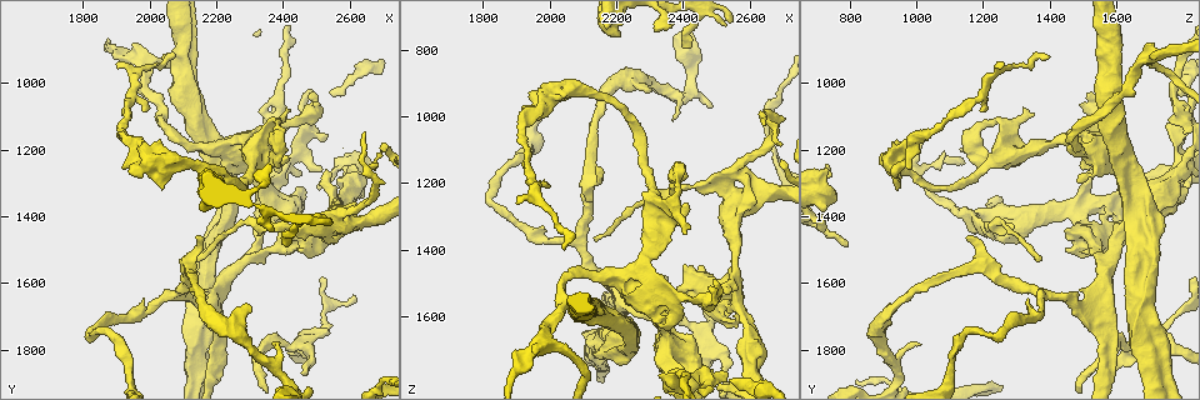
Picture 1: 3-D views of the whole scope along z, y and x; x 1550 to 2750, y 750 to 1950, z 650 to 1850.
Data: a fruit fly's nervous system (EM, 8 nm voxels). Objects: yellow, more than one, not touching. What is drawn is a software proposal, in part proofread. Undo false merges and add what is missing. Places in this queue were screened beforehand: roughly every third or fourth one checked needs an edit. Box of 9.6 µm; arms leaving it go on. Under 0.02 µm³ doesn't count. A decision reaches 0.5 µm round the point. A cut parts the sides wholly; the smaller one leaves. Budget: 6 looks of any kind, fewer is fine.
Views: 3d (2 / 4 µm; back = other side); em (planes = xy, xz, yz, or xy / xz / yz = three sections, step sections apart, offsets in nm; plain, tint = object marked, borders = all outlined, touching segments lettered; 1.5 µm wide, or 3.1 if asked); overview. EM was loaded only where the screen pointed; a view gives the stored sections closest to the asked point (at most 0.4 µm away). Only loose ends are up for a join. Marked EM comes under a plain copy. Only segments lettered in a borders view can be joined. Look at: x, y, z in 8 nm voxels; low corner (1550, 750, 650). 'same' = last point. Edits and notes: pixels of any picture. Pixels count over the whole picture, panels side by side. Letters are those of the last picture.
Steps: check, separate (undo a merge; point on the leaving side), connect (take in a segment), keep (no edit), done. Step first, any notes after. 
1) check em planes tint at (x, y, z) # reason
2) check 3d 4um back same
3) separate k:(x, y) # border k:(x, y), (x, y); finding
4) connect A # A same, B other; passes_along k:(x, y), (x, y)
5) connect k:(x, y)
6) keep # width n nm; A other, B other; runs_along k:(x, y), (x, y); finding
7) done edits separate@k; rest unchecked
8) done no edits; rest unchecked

check 3d 2um at (2480, 1040, 1510) # branch stops here

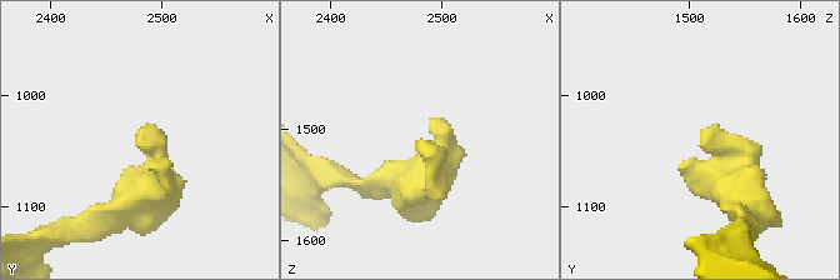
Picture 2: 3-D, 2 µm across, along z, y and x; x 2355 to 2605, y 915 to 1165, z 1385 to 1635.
check em planes borders at (2476, 1040, 1510) # need the tissue

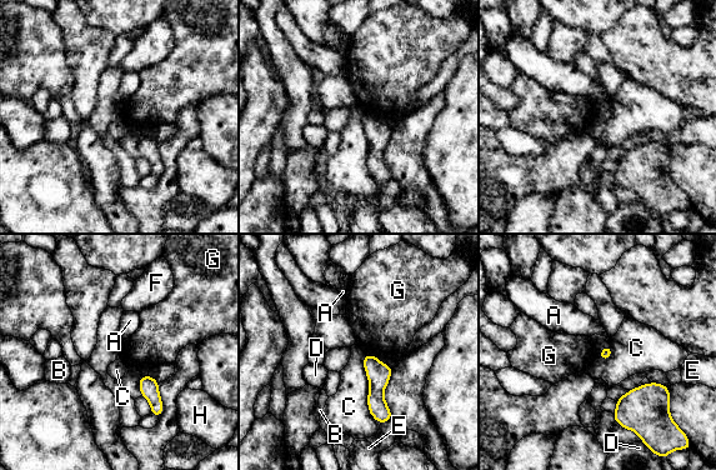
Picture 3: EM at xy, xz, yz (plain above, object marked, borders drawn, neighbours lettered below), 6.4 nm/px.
keep # A other, B other, C other, D other, E other, F other, G other, H other; border 3:(365, 353), (375, 355); no lettered segment goes on from it

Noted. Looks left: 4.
check 3d 4um at (2680, 1210, 1090) # thin end

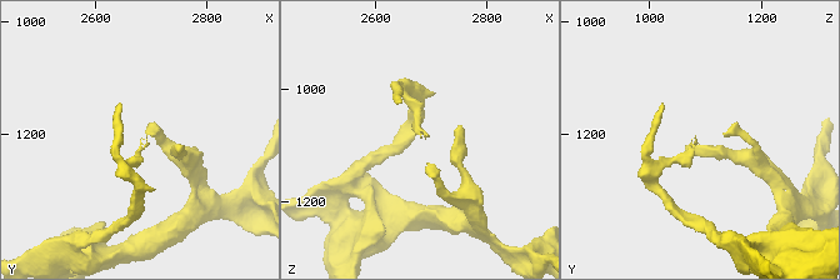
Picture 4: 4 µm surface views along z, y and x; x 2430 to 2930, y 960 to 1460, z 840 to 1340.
check em planes borders at (2675, 1205, 1085)

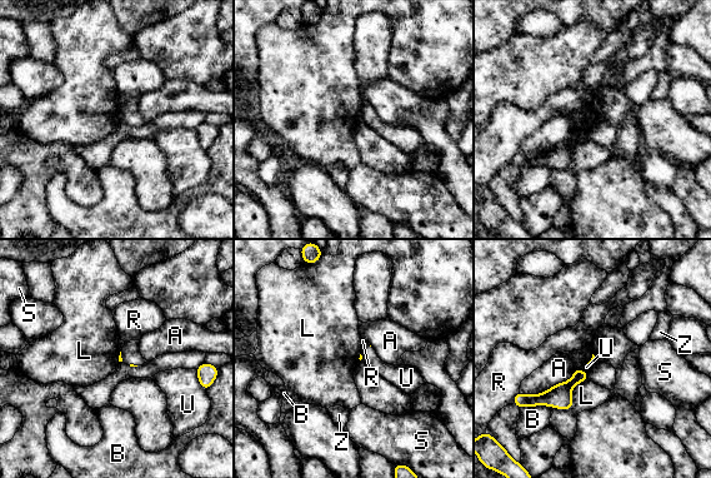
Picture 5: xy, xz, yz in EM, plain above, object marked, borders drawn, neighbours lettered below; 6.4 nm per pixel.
keep # A other, B other, L other, R other, S other, U other, Z other; no lettered segment goes on from it

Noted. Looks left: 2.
check em xy step 8 borders at (2180, 1260, 740) # thick end

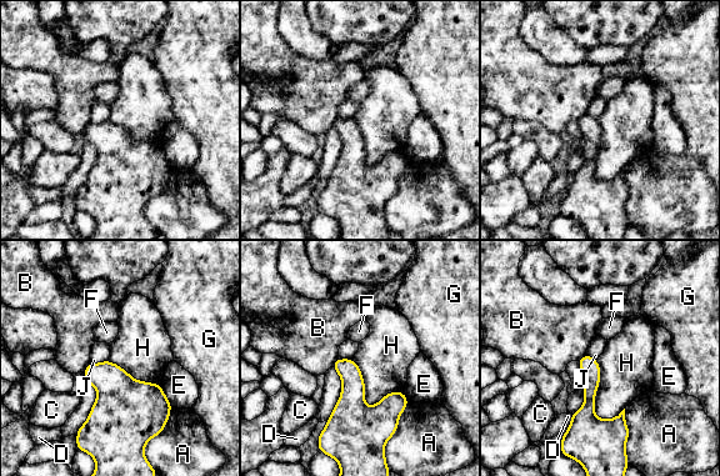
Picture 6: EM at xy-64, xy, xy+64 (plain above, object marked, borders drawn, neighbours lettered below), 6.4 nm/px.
check em planes borders same # another direction

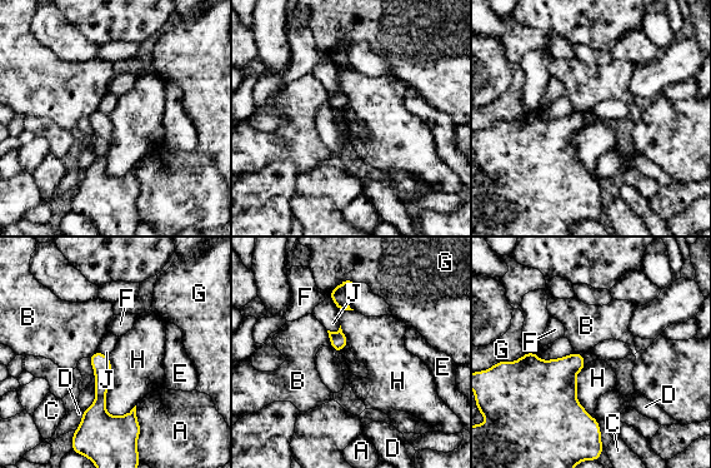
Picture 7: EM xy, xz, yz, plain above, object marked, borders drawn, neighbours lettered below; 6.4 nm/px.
keep # A other, B other, C other, D other, E other, F other, G other, H other, J other; runs_along 7:(98, 354), (100, 412), (126, 429); no lettered segment goes on from it

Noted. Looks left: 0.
done no edits; rest unchecked

